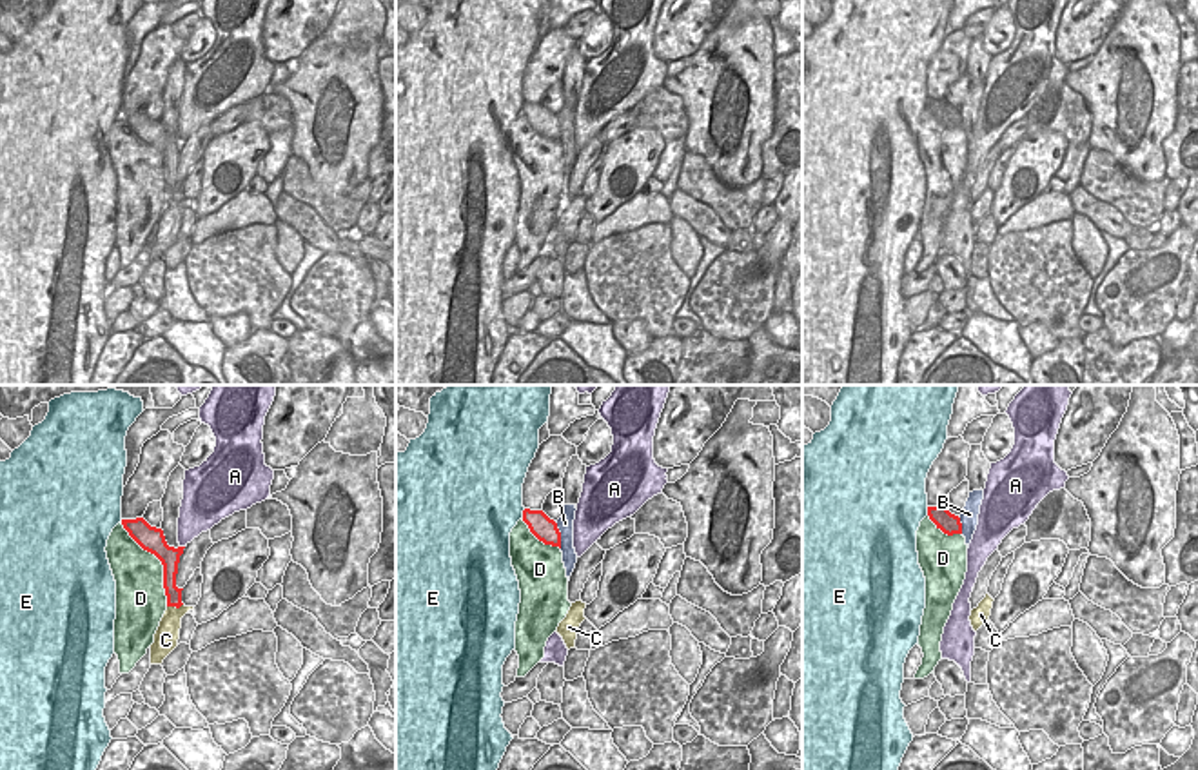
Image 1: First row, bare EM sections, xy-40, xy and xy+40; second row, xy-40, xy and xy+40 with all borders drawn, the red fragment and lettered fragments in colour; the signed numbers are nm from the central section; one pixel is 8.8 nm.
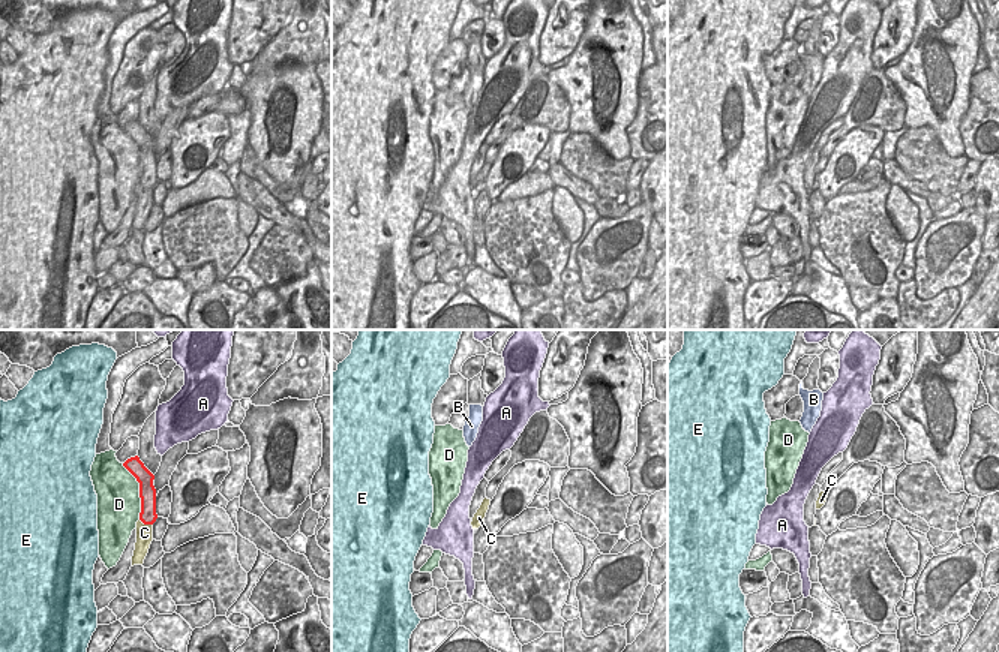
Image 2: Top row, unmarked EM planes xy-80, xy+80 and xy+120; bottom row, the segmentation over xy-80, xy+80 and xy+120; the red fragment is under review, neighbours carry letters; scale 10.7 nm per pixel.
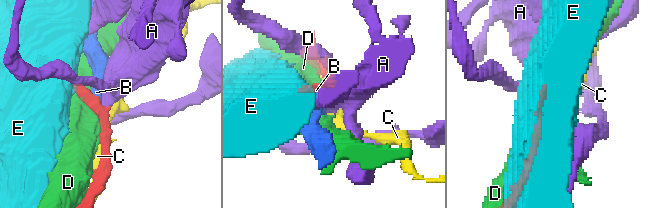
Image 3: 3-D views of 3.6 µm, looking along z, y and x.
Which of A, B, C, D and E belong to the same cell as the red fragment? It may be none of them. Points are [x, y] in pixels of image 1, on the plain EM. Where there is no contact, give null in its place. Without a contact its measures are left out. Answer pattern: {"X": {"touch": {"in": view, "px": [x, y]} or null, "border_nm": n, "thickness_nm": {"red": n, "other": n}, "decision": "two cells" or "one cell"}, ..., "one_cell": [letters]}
{"A": {"touch": {"in": "xy-40", "px": [182, 140]}, "border_nm": 50, "thickness_nm": {"red": 190, "other": 240}, "decision": "two cells"}, "B": {"touch": {"in": "xy", "px": [559, 128]}, "border_nm": 240, "thickness_nm": {"red": 220, "other": 160}, "decision": "one cell"}, "C": {"touch": {"in": "xy-40", "px": [175, 198]}, "border_nm": 150, "thickness_nm": {"red": 140, "other": 200}, "decision": "two cells"}, "D": {"touch": {"in": "xy-40", "px": [160, 153]}, "border_nm": 850, "thickness_nm": {"red": 220, "other": 440}, "decision": "two cells"}, "E": {"touch": {"in": "xy", "px": [523, 106]}, "border_nm": 90, "thickness_nm": {"red": 220, "other": 480}, "decision": "two cells"}, "one_cell": ["B"]}

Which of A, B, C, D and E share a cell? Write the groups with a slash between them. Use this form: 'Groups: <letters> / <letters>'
Groups: A / B / C / D / E.

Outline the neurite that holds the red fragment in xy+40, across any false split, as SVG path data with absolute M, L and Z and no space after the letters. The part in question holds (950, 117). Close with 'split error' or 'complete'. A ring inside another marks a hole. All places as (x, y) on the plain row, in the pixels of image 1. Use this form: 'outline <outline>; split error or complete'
outline M973 84L969 85L969 91L960 109L951 107L946 100L928 100L928 109L944 127L962 127L969 142L969 136L978 118L982 93L984 84Z; split error

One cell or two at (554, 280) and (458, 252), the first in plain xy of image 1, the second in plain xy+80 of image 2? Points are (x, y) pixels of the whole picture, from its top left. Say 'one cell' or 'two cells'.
two cells

